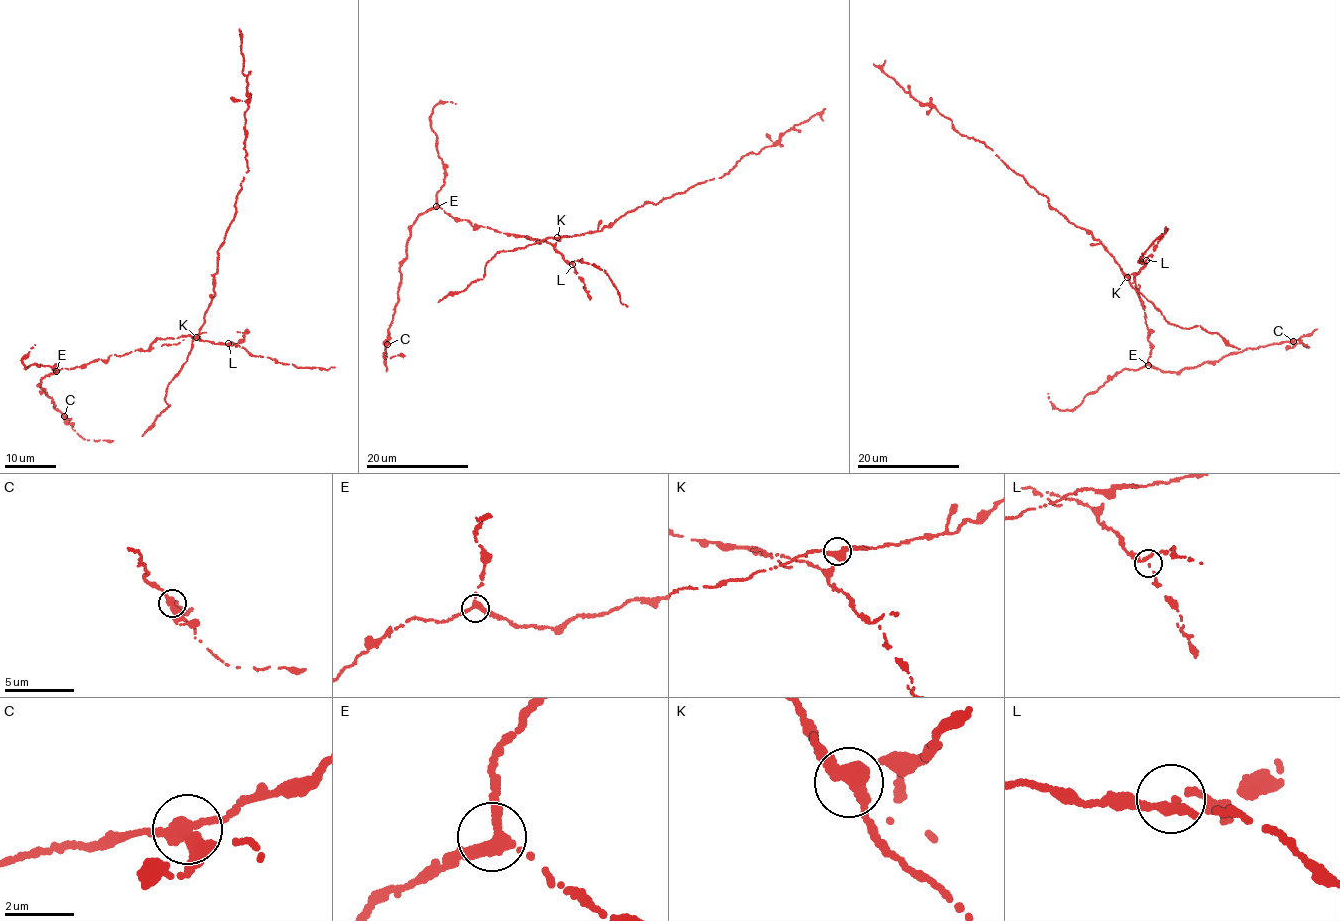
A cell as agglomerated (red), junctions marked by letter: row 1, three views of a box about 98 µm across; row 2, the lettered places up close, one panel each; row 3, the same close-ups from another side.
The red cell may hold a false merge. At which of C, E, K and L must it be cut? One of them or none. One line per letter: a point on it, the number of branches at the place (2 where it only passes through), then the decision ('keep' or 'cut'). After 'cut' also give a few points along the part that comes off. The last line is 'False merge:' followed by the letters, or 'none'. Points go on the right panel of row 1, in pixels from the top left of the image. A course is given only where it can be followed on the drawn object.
C: at (1293, 341); 3 branches meet; keep
E: at (1148, 365); 3 branches meet; keep
K: at (1127, 277); 3 branches meet; cut; foreign part runs (1127, 277), (1099, 241), (1054, 209), (983, 143), (963, 136), (952, 120), (906, 92), (882, 69), (885, 60)
L: at (1146, 260); 3 branches meet; keep
False merge: K

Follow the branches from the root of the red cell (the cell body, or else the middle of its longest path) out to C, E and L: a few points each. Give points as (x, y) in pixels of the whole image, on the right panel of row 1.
C: (1135, 279), (1144, 322), (1152, 331), (1147, 362), (1154, 368), (1176, 372), (1248, 348), (1293, 341)
E: (1135, 279), (1145, 308), (1144, 322), (1152, 331), (1147, 340), (1152, 345), (1148, 365)
L: (1135, 279), (1146, 260)

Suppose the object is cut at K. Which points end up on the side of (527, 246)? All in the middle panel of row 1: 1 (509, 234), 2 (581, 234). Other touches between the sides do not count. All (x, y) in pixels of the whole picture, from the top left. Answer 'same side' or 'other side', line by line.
1: other side
2: same side

